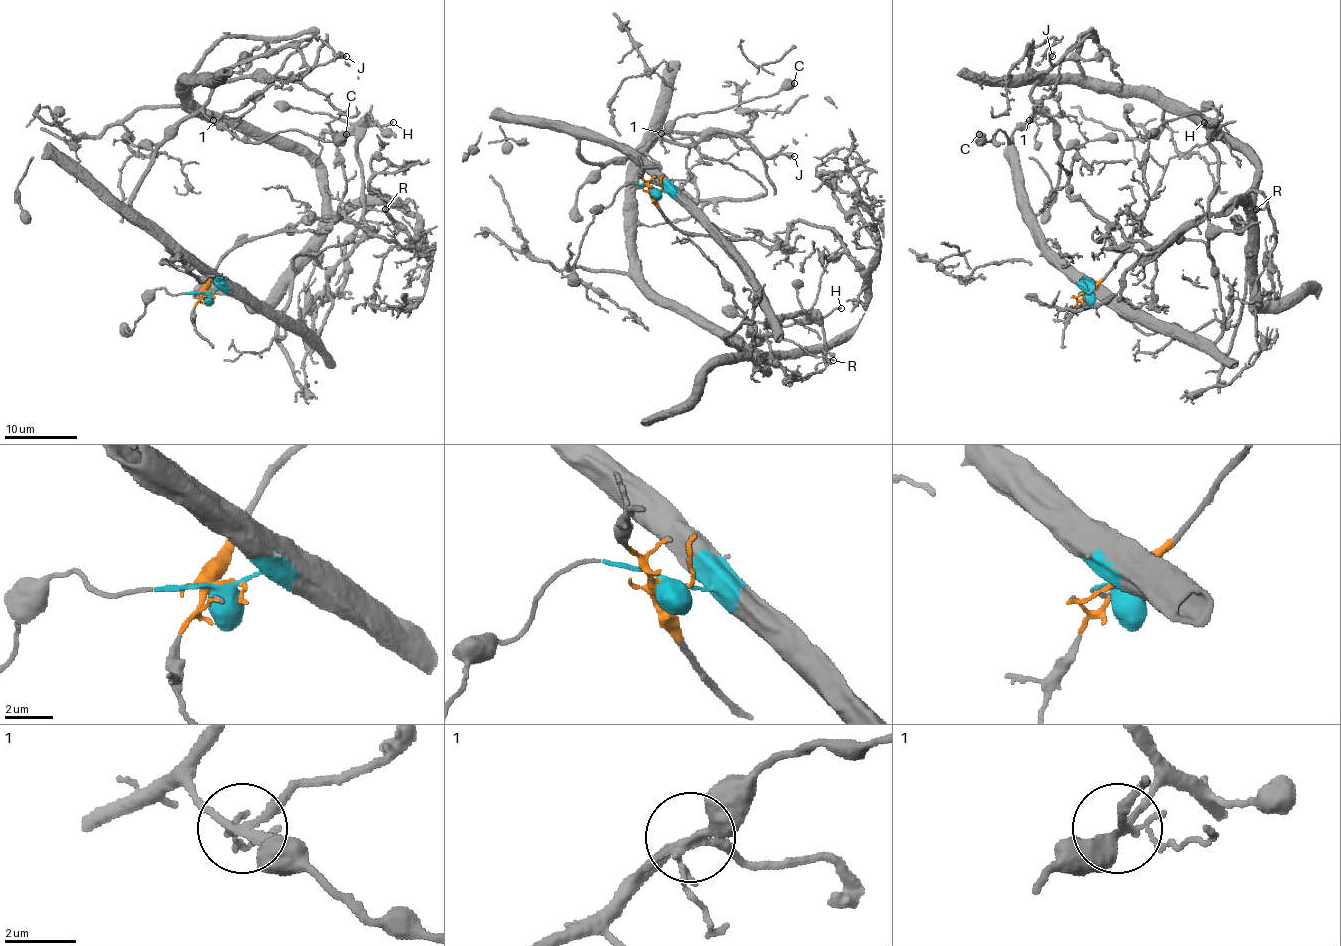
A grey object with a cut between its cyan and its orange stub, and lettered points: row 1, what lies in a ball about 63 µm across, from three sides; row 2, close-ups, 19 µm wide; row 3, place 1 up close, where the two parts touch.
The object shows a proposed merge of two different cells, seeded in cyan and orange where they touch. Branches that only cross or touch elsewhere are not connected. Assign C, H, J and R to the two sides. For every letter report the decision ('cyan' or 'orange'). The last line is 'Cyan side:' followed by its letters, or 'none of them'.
C: cyan
H: cyan
J: cyan
R: orange
Cyan side: C, H, J

